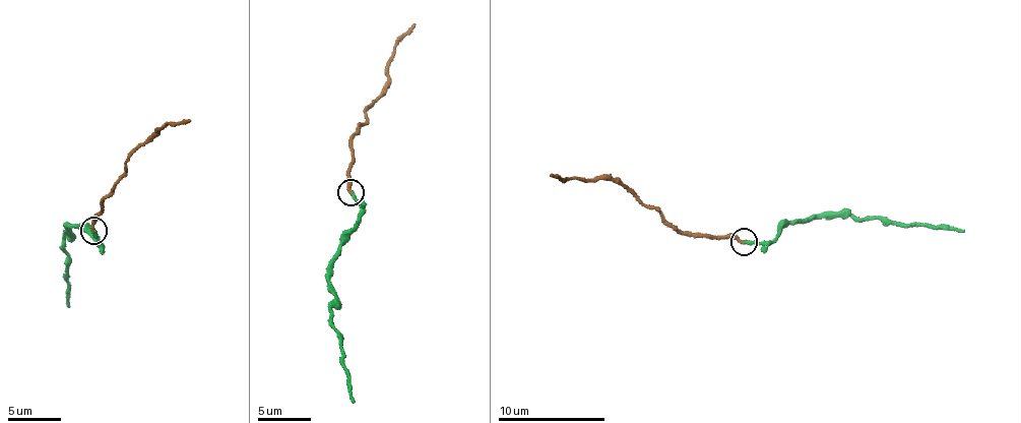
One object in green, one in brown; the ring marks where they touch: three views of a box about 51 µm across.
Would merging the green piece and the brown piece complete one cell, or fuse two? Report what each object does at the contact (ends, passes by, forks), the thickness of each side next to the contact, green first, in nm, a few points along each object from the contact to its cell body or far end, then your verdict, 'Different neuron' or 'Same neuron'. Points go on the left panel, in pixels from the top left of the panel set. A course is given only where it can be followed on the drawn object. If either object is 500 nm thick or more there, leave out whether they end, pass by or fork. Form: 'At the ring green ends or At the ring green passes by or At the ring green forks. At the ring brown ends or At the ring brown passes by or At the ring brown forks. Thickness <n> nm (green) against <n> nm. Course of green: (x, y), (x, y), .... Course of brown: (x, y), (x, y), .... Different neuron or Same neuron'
At the ring green ends. At the ring brown ends. Thickness 300 nm (green) against 240 nm. Course of green: (93, 231), (101, 244), (93, 234), (71, 226), (65, 237), (62, 251), (67, 275), (66, 302), (70, 307). Course of brown: (93, 231), (105, 196), (124, 174), (127, 161), (170, 121), (190, 121). Same neuron

